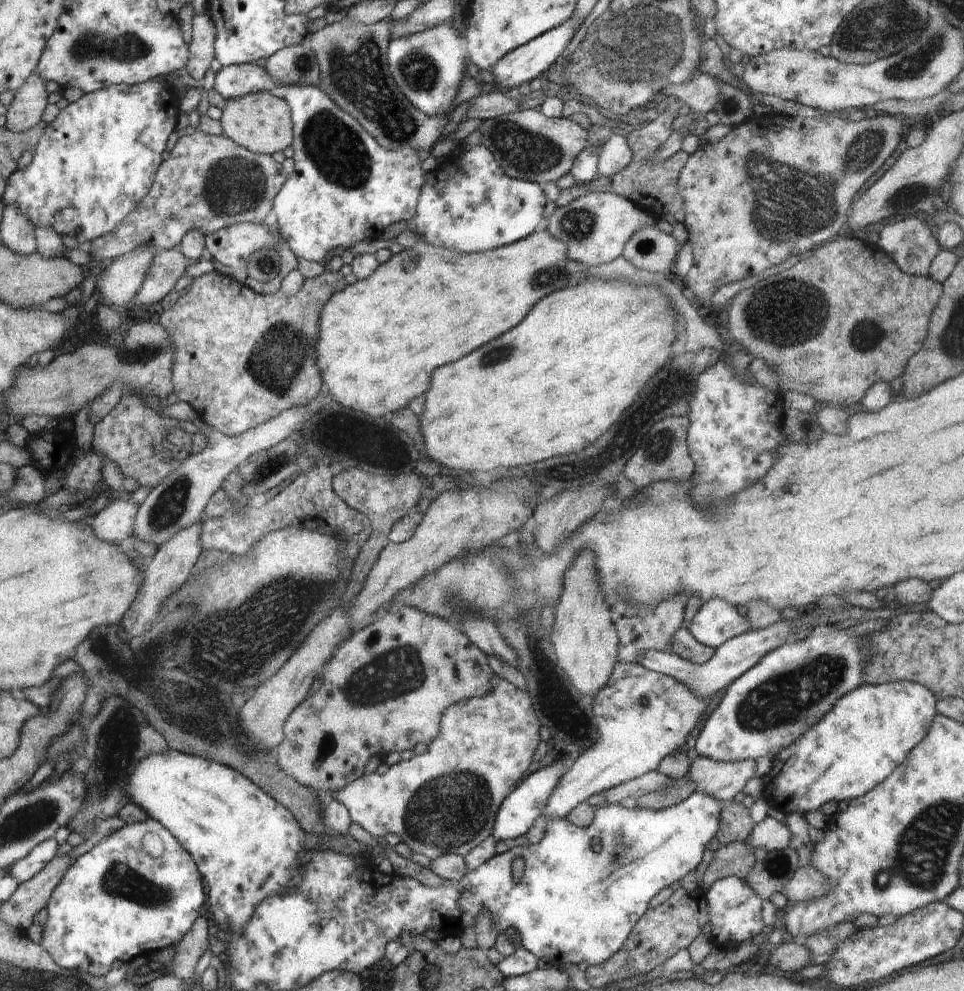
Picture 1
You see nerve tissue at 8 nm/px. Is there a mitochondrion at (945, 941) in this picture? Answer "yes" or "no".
no

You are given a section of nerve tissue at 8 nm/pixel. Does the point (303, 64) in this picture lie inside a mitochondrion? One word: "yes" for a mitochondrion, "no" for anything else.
yes

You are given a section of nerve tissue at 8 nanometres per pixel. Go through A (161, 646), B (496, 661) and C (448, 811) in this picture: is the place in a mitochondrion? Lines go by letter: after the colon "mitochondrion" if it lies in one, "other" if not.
A: mitochondrion
B: other
C: mitochondrion

